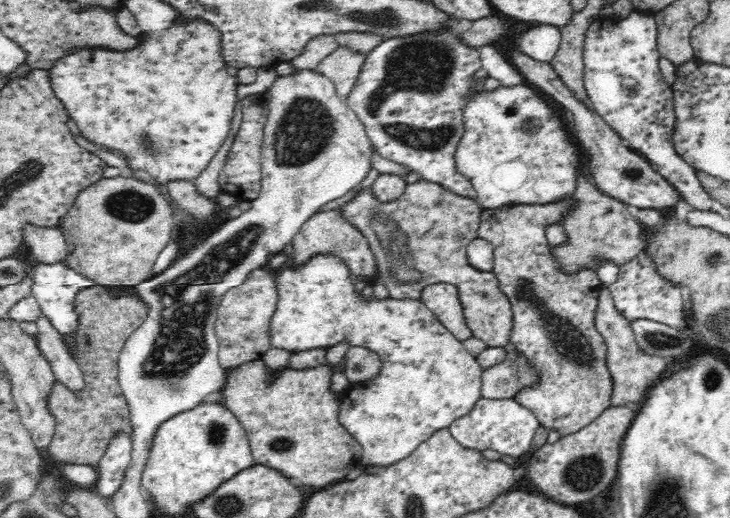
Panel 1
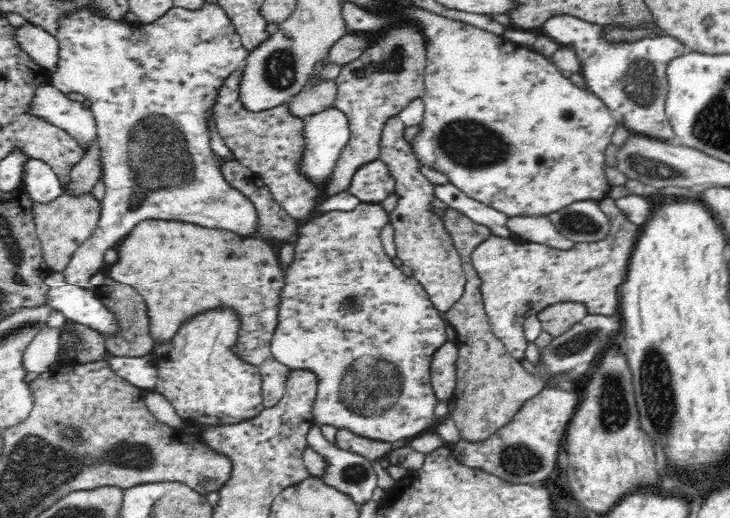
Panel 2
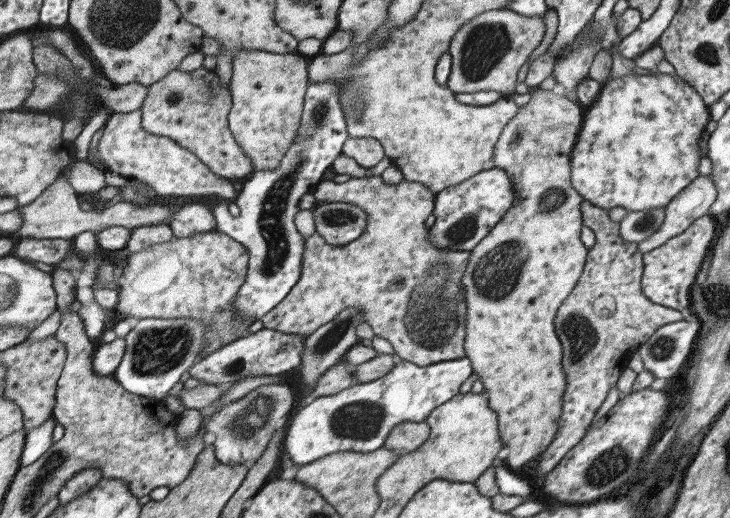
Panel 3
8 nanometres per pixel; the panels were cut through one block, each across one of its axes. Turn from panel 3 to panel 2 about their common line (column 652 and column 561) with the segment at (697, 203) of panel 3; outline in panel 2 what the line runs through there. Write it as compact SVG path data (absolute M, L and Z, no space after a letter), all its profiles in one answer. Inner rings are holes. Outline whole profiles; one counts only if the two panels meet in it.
M512 216L508 220L508 230L516 236L520 236L524 242L536 242L550 246L554 250L570 250L574 248L574 242L560 234L560 230L550 222L548 216Z

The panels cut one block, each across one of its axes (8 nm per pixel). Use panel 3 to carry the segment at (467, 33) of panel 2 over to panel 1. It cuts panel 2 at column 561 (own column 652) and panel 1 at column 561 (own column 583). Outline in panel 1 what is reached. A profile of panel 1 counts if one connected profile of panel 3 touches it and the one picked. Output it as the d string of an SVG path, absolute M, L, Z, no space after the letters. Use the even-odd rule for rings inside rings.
M524 82L518 86L500 86L490 92L474 96L462 110L464 132L454 152L456 170L470 180L478 192L478 202L484 210L494 210L502 206L544 206L558 204L574 196L578 188L578 178L588 176L584 150L574 136L570 120L560 114L548 100L538 94L538 88L530 88Z

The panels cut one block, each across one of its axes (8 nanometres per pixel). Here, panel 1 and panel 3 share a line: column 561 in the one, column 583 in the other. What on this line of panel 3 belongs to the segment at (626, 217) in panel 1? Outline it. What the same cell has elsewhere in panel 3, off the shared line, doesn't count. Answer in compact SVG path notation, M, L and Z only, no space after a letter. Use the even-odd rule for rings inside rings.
M531 88L529 102L519 106L511 122L505 124L499 140L493 146L491 168L499 168L509 178L513 204L487 236L469 252L467 268L461 276L465 302L465 358L473 374L483 384L489 398L489 408L497 412L501 442L511 450L505 464L521 468L527 462L539 460L555 442L563 414L563 394L567 374L563 372L563 348L555 336L553 318L559 304L569 296L585 268L587 250L579 242L581 204L583 198L571 186L569 158L581 128L581 108L561 90Z

